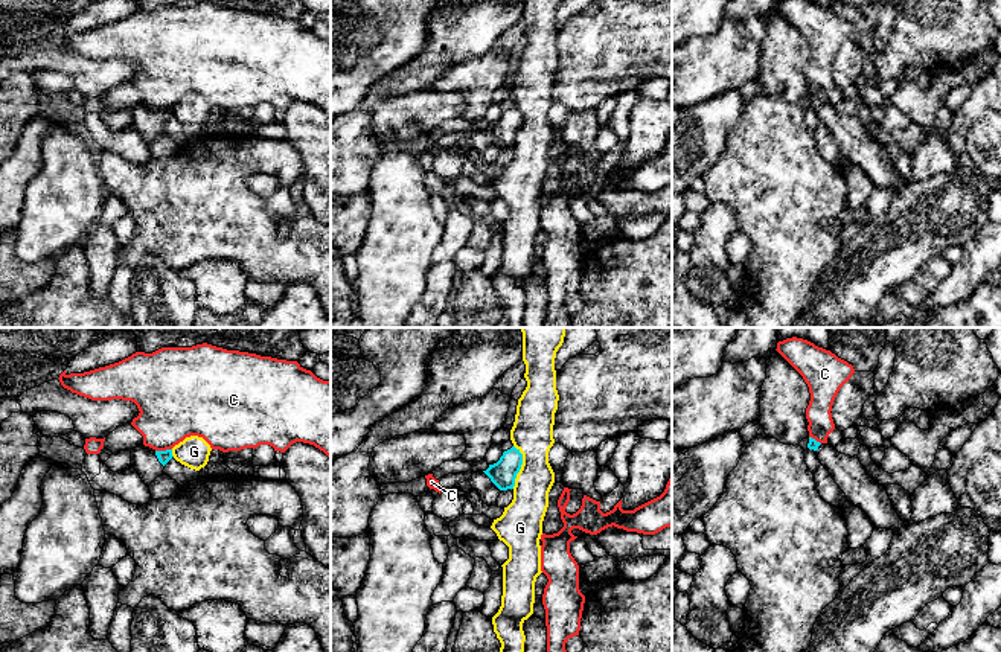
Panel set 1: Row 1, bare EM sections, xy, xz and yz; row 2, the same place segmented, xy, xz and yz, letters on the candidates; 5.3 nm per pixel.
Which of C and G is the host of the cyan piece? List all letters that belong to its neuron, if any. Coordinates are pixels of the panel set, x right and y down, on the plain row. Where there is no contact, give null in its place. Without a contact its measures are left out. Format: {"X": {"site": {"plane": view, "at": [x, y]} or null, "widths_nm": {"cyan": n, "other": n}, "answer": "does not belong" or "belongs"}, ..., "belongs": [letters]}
{"C": {"site": {"plane": "xy", "at": [163, 110]}, "widths_nm": {"cyan": 70, "other": 360}, "answer": "does not belong"}, "G": {"site": {"plane": "xz", "at": [520, 125]}, "widths_nm": {"cyan": 140, "other": 220}, "answer": "does not belong"}, "belongs": []}

